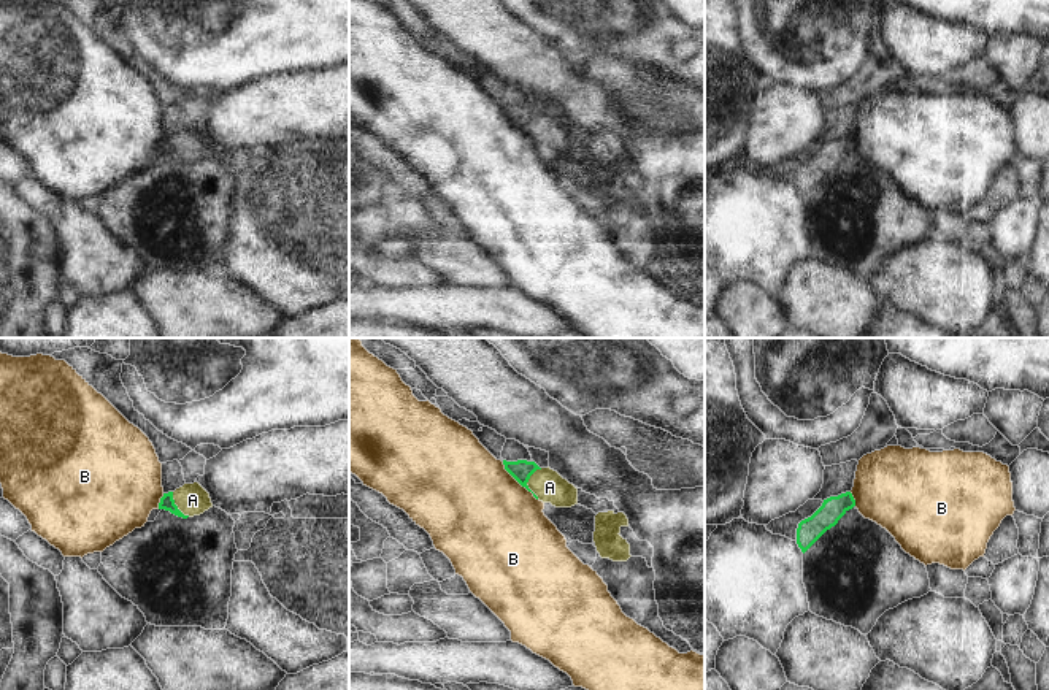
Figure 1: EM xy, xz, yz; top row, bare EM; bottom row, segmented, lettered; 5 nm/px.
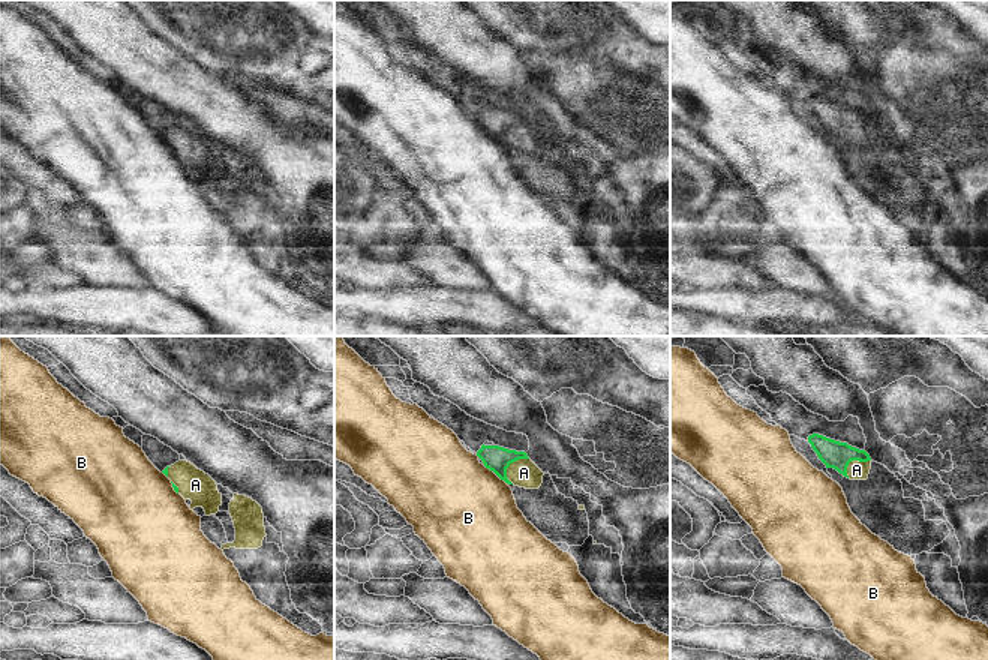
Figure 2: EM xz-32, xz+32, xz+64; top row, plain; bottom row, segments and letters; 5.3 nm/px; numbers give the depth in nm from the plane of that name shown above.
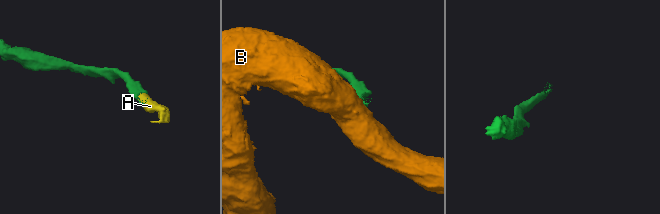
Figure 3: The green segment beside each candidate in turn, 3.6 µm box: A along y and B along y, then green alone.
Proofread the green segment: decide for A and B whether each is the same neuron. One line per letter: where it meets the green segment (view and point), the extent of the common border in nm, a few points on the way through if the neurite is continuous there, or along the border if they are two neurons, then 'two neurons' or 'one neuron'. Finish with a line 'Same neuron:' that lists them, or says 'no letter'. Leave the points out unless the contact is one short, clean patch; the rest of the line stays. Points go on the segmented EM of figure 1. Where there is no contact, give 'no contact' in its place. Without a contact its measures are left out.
A: xz (527, 481) | 160 nm | across xz (521, 470), (527, 481), (541, 481), (549, 487) | one neuron
B: xz (519, 482) | 260 nm | along xz (502, 462), (537, 500) | two neurons
Same neuron: A

